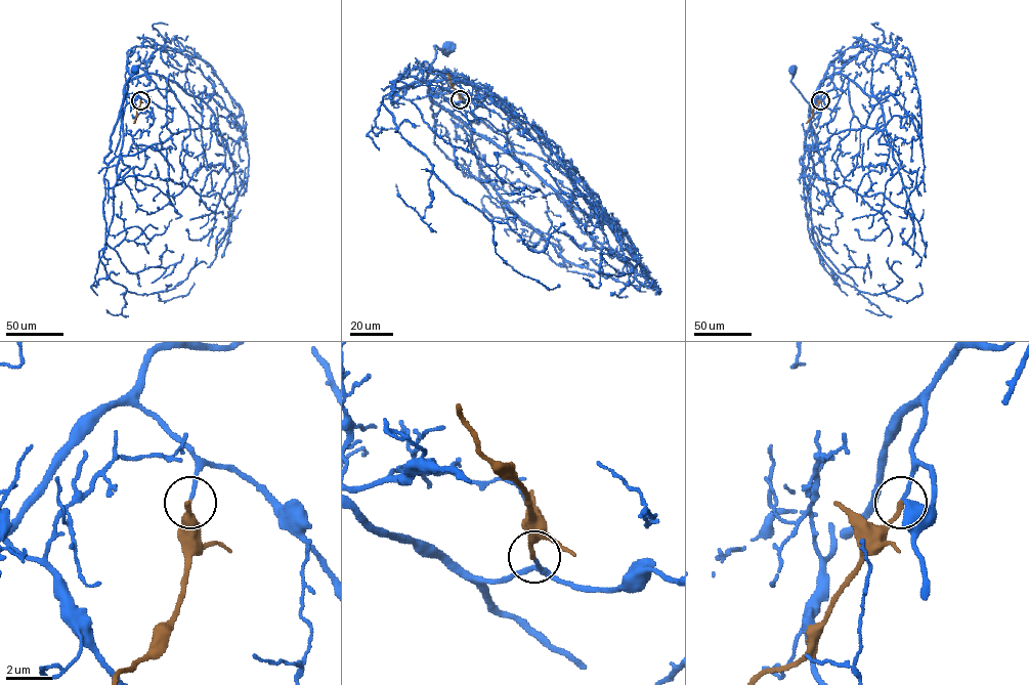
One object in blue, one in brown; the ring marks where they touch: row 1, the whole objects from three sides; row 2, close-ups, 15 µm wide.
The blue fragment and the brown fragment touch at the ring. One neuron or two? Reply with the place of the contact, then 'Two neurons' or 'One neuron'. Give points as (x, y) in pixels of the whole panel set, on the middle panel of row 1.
Place: (460, 99). One neuron

